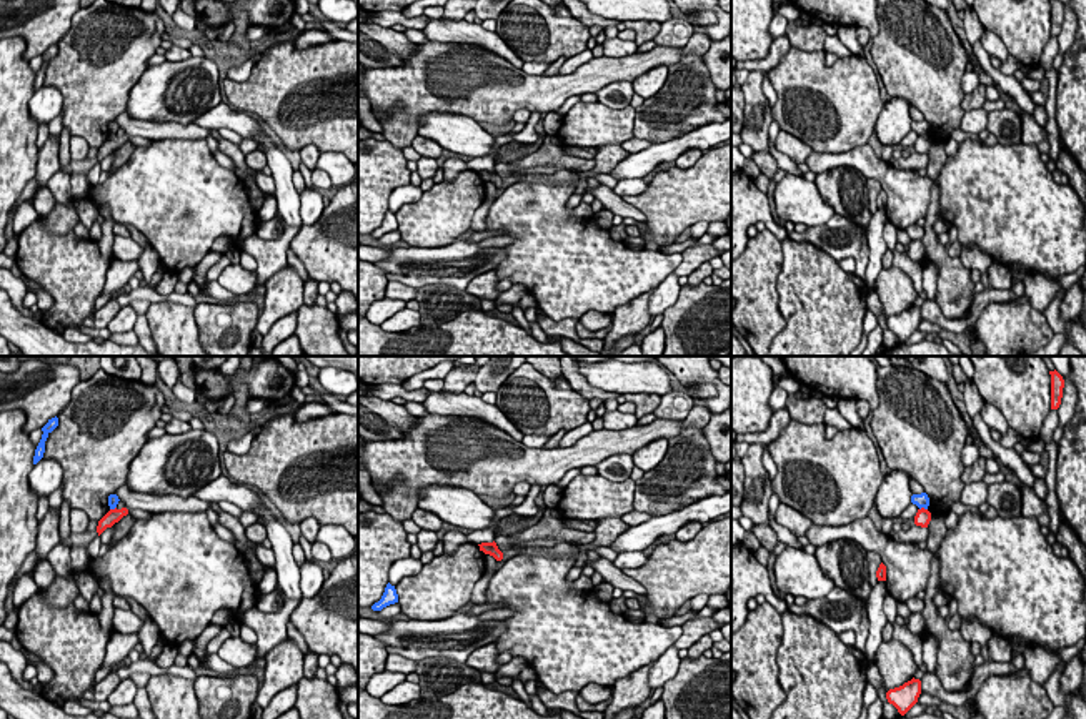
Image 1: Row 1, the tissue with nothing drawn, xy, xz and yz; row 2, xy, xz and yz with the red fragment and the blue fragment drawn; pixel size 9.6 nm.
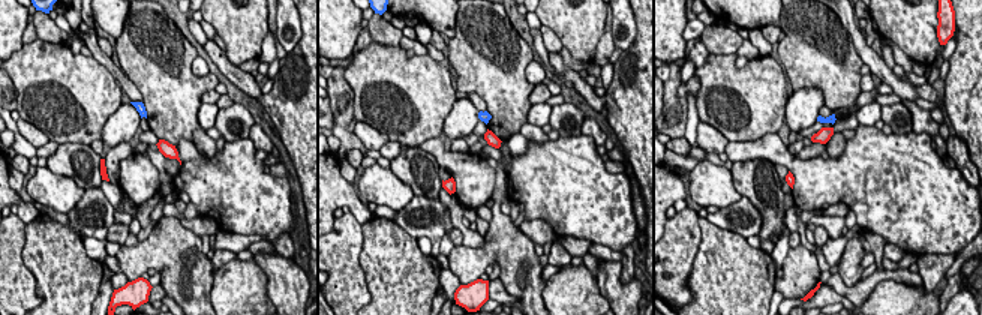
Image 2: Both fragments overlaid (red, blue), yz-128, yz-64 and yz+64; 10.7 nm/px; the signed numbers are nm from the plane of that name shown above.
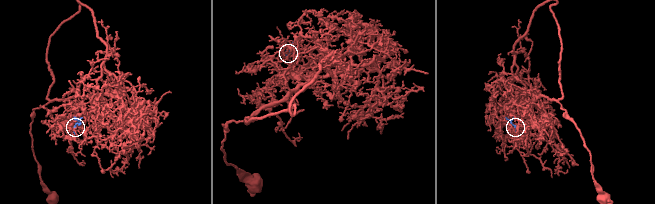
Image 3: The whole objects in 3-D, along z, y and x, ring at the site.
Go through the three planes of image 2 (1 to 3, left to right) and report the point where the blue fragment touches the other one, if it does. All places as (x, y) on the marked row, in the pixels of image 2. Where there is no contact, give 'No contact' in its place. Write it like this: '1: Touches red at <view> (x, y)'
1: No contact
2: No contact
3: No contact

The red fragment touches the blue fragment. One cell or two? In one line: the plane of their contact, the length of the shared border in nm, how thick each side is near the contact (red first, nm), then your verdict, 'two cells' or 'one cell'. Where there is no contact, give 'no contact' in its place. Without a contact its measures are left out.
meets red in yz; contact 80 nm long; 160 nm thick on the red side, 130 nm on the other; two cells

